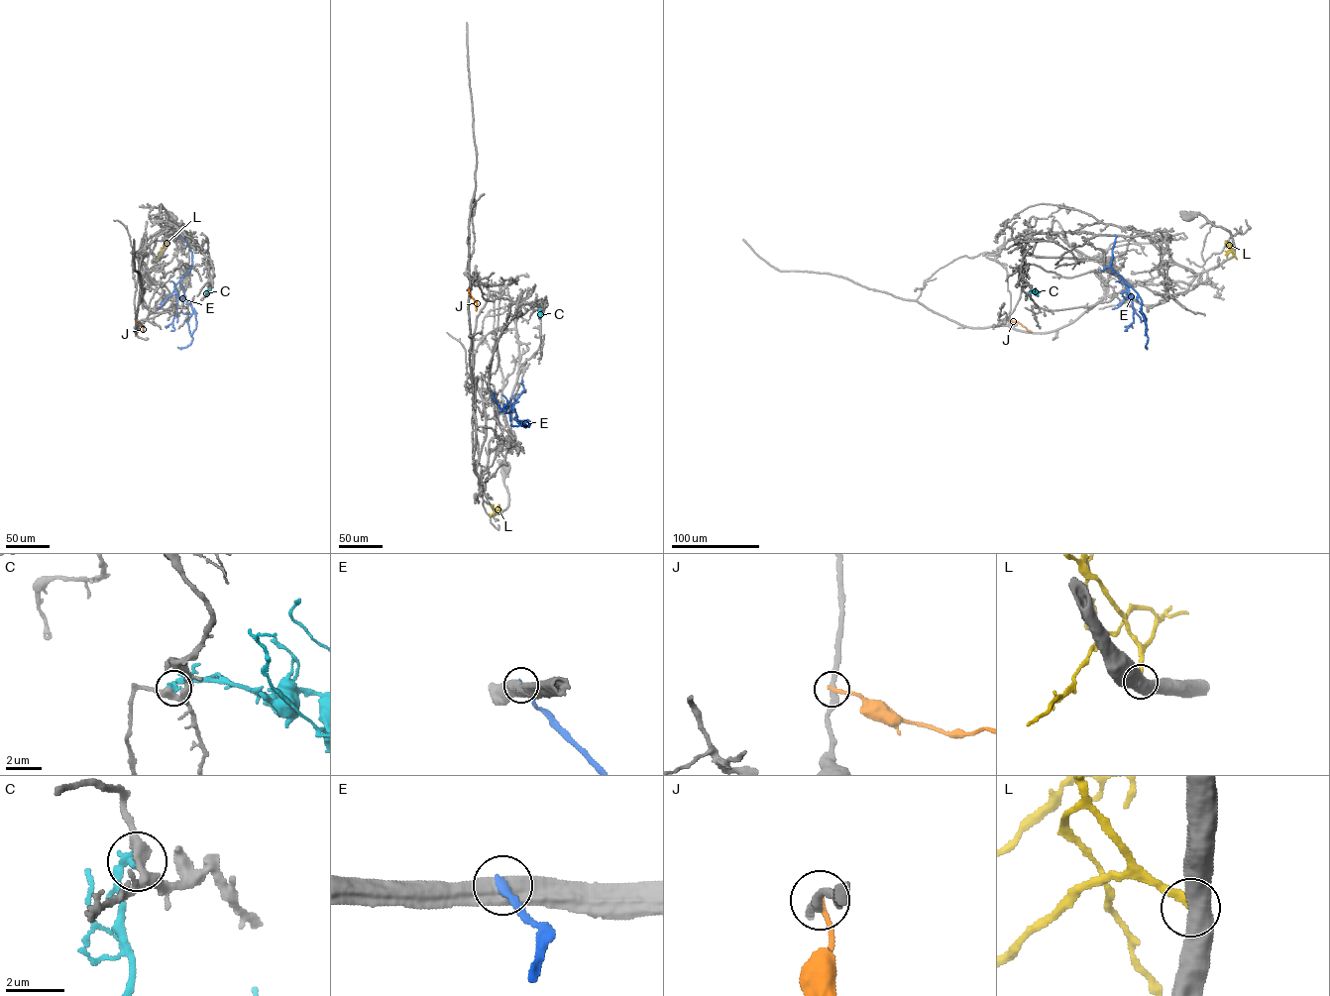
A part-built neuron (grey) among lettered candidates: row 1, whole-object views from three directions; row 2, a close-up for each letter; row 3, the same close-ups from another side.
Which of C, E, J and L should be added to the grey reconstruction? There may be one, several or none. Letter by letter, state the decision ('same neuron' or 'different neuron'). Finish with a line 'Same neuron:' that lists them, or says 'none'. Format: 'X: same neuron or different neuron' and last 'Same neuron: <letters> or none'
C: different neuron
E: different neuron
J: different neuron
L: same neuron
Same neuron: L

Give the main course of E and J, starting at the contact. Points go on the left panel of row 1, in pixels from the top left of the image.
E: (179, 235), (192, 254), (192, 267), (179, 282), (192, 310), (187, 323), (192, 338), (186, 347), (177, 347)
J: (136, 319), (144, 326), (143, 331)

